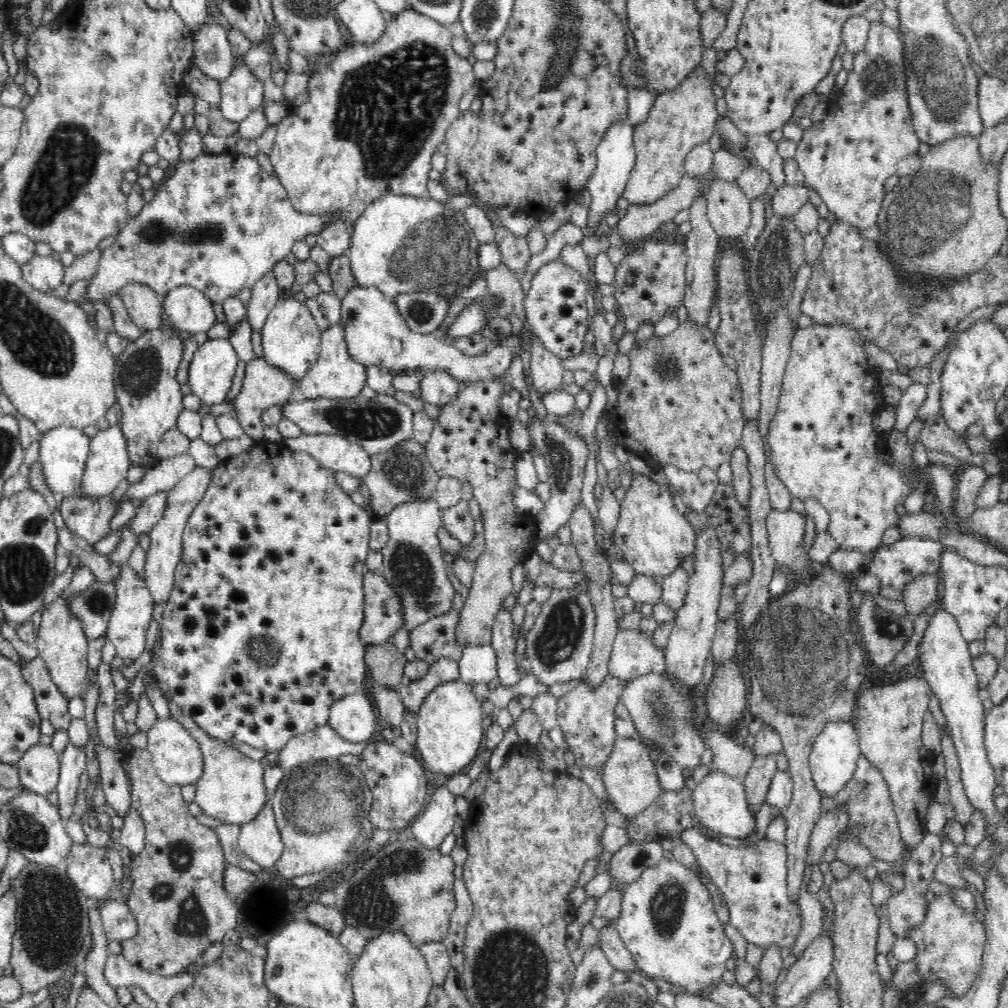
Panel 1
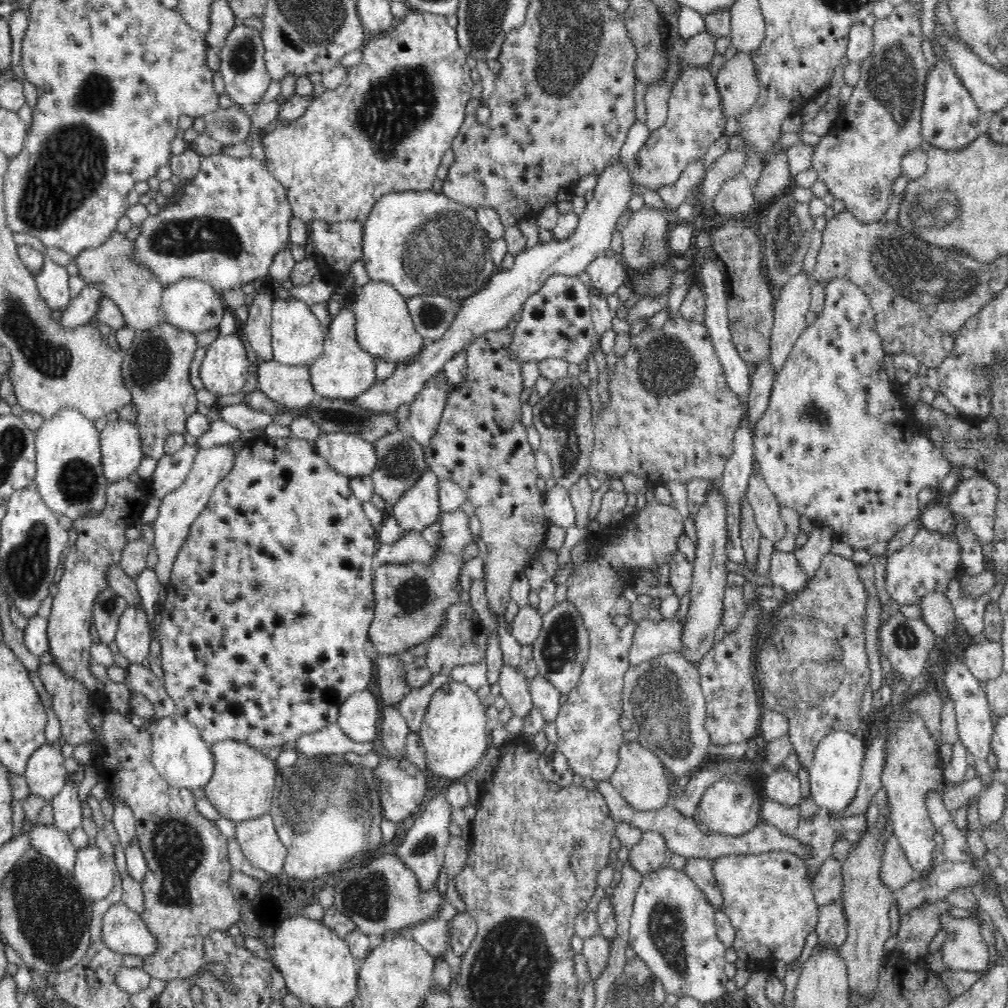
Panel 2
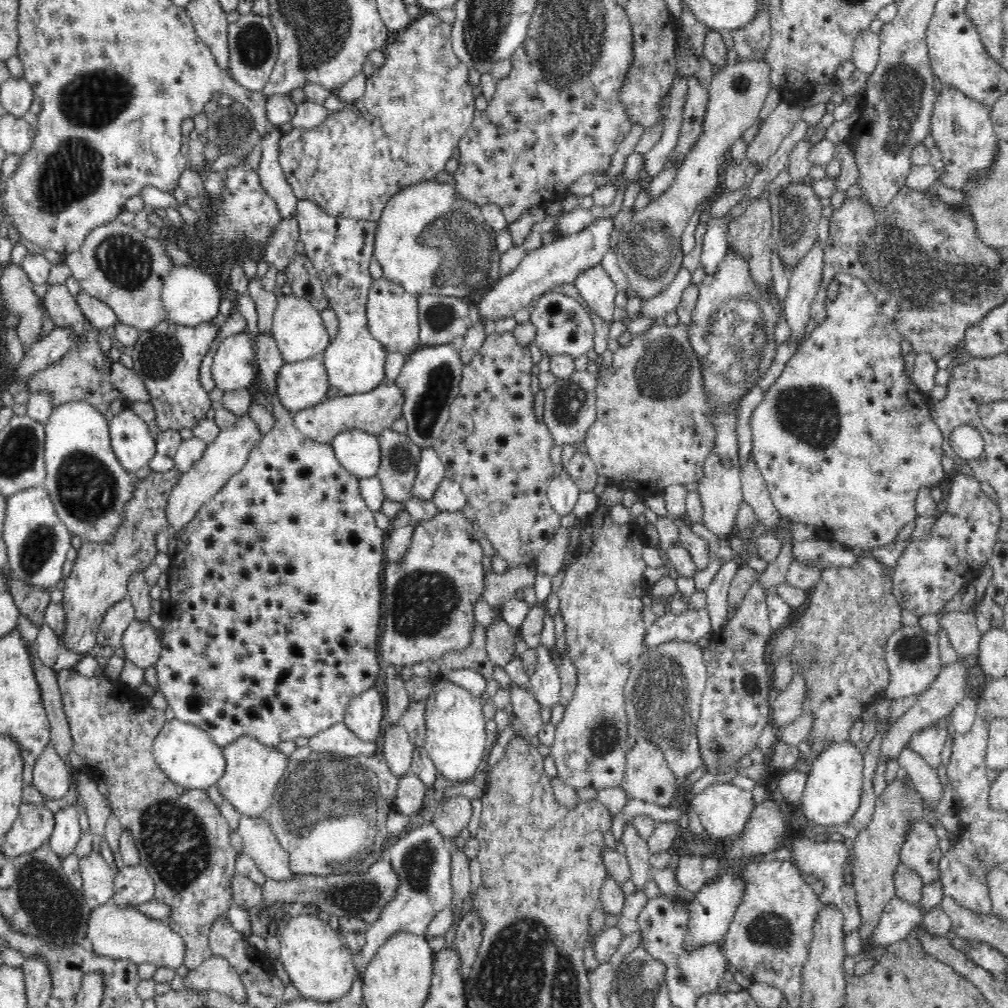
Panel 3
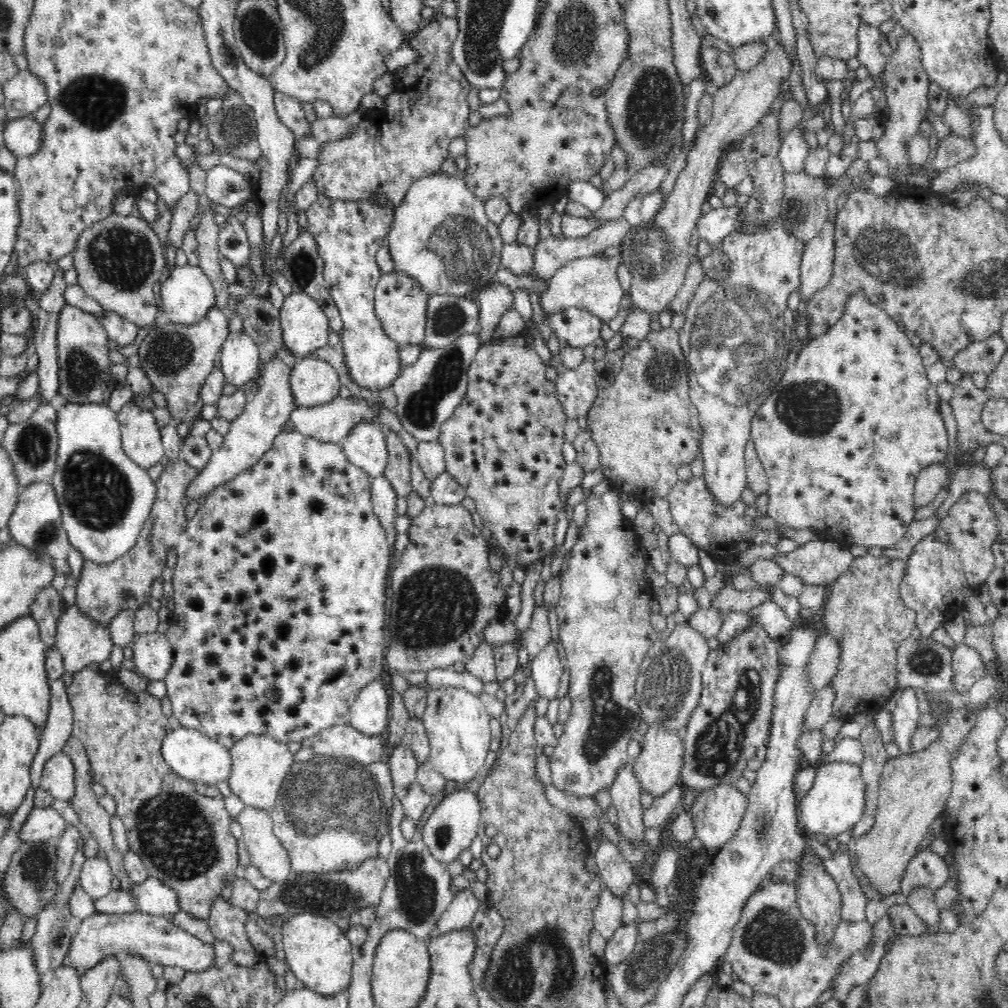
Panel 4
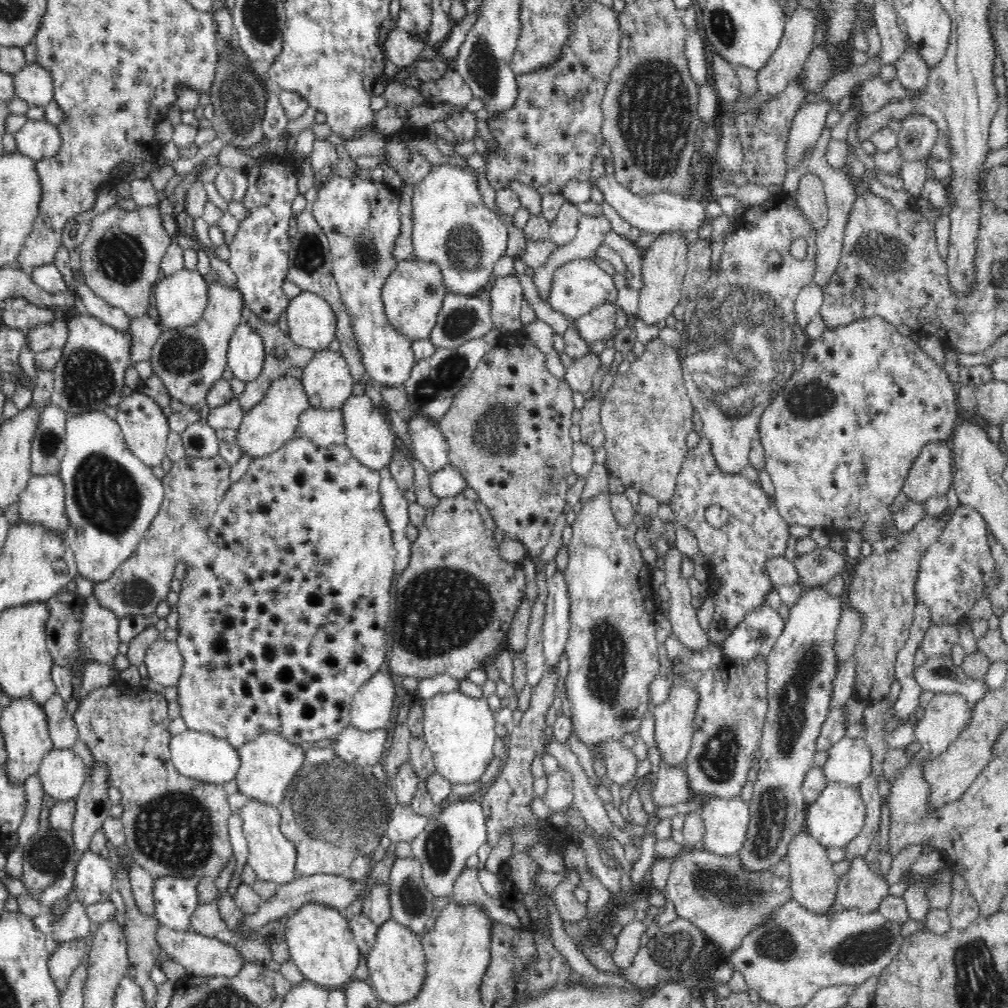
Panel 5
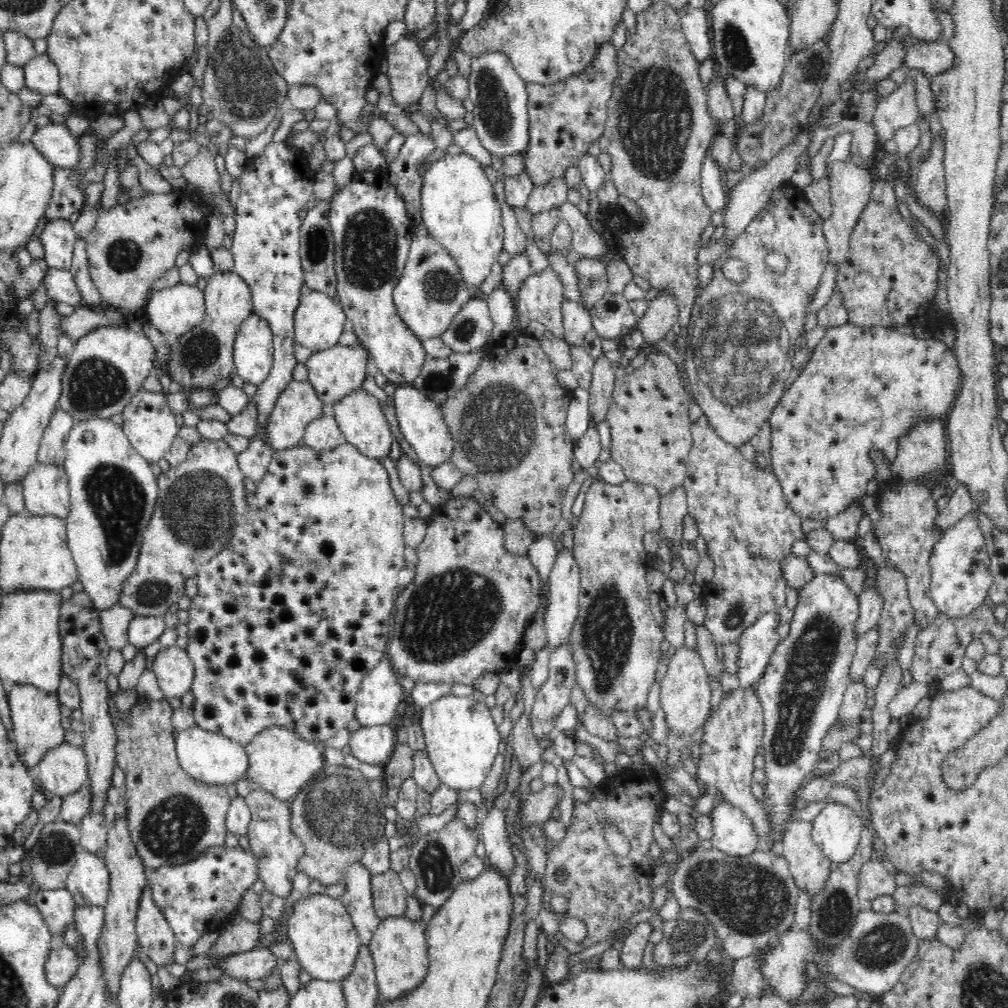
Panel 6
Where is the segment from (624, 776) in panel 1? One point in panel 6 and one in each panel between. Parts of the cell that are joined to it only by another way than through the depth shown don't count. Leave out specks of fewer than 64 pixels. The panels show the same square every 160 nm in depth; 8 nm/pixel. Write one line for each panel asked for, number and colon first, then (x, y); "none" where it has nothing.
2: (640, 778)
3: (647, 777)
4: (661, 761)
5: (673, 728)
6: (685, 694)

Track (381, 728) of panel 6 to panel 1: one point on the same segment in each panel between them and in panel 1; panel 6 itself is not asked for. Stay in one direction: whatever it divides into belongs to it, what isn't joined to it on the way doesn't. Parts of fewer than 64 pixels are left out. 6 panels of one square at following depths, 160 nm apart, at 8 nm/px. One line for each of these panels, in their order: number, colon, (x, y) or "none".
1: (323, 743)
2: (330, 741)
3: (339, 740)
4: (344, 741)
5: (364, 749)

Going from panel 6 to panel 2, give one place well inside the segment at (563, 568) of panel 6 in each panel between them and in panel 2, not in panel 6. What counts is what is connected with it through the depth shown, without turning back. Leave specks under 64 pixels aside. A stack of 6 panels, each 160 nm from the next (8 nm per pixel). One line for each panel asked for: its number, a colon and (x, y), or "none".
2: (545, 696)
3: (545, 684)
4: (546, 669)
5: (554, 630)

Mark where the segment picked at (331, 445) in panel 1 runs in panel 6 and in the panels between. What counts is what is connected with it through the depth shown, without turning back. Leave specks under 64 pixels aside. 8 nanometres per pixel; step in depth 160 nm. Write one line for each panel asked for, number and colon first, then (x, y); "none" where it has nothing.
2: (349, 454)
3: (358, 452)
4: (365, 446)
5: (369, 438)
6: (360, 417)

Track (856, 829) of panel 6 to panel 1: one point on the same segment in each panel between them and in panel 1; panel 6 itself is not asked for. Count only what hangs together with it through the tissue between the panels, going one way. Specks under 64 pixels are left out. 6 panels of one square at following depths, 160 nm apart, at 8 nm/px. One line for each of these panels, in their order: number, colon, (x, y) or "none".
1: (833, 759)
2: (834, 776)
3: (831, 797)
4: (836, 802)
5: (838, 814)

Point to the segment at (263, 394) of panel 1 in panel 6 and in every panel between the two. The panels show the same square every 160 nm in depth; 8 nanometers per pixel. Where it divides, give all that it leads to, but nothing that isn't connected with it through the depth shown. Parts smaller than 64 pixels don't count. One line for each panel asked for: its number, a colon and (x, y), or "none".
2: (290, 386)
3: (301, 385)
4: (313, 382)
5: (327, 381)
6: (335, 373)

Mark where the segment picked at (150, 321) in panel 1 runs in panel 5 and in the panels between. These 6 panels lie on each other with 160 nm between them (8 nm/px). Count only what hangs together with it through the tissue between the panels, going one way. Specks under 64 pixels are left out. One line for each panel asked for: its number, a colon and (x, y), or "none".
2: (137, 293)
3: (117, 263)
4: (120, 261)
5: (121, 254)

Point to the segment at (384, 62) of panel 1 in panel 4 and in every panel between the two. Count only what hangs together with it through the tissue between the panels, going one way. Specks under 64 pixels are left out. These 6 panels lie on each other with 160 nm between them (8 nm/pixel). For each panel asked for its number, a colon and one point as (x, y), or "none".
2: (385, 130)
3: (402, 132)
4: (381, 160)

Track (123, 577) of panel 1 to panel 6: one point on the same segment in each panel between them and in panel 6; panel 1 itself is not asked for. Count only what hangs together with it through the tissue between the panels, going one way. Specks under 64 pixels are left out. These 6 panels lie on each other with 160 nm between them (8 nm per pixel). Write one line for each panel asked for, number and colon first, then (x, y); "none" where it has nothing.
2: (132, 636)
3: (140, 641)
4: (152, 653)
5: (162, 663)
6: (174, 671)

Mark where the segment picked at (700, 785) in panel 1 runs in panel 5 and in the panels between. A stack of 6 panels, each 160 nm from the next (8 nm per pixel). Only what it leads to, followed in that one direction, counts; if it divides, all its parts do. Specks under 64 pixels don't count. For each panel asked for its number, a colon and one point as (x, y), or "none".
2: (732, 809)
3: (723, 810)
4: (717, 814)
5: (726, 820)

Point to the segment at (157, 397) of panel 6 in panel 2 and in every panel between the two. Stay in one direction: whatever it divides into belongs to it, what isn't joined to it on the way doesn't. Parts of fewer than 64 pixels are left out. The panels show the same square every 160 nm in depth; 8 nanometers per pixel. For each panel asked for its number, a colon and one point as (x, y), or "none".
2: (121, 455)
3: (133, 444)
4: (140, 434)
5: (145, 427)

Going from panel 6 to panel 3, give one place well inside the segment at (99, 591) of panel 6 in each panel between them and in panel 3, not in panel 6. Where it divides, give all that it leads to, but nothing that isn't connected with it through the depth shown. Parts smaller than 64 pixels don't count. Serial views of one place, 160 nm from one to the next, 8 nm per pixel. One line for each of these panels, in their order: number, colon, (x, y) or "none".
3: (88, 488)
4: (104, 497)
5: (111, 498)

